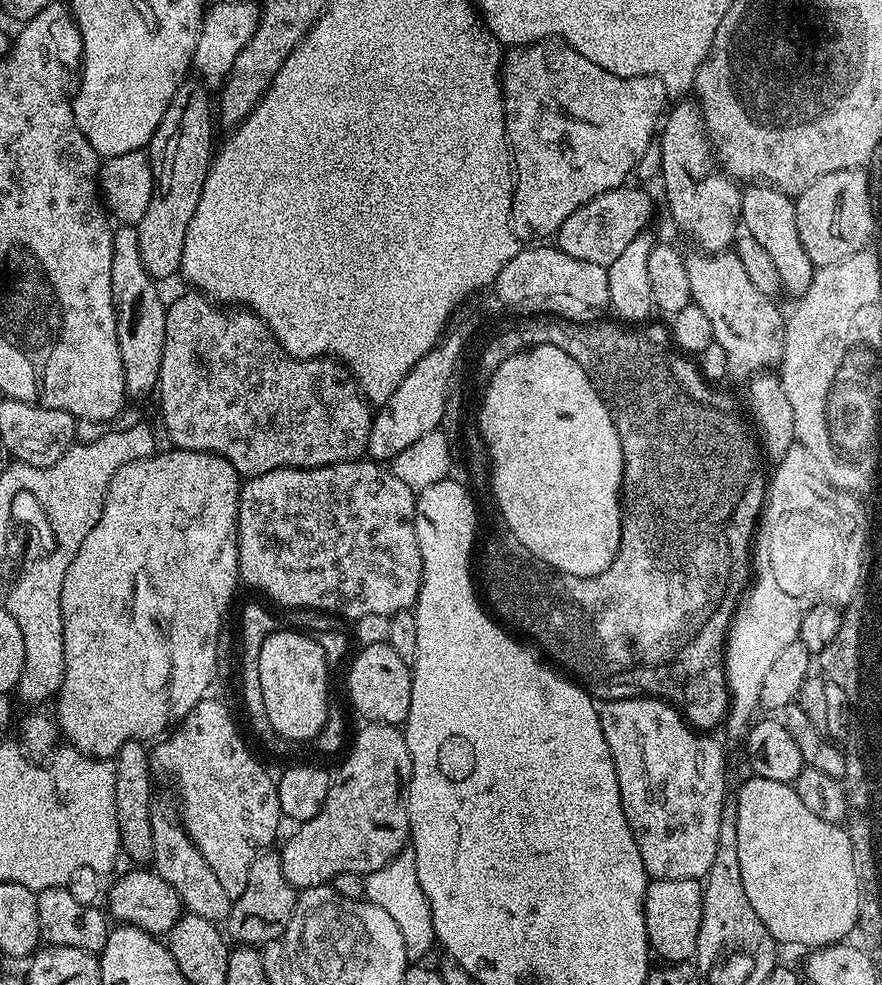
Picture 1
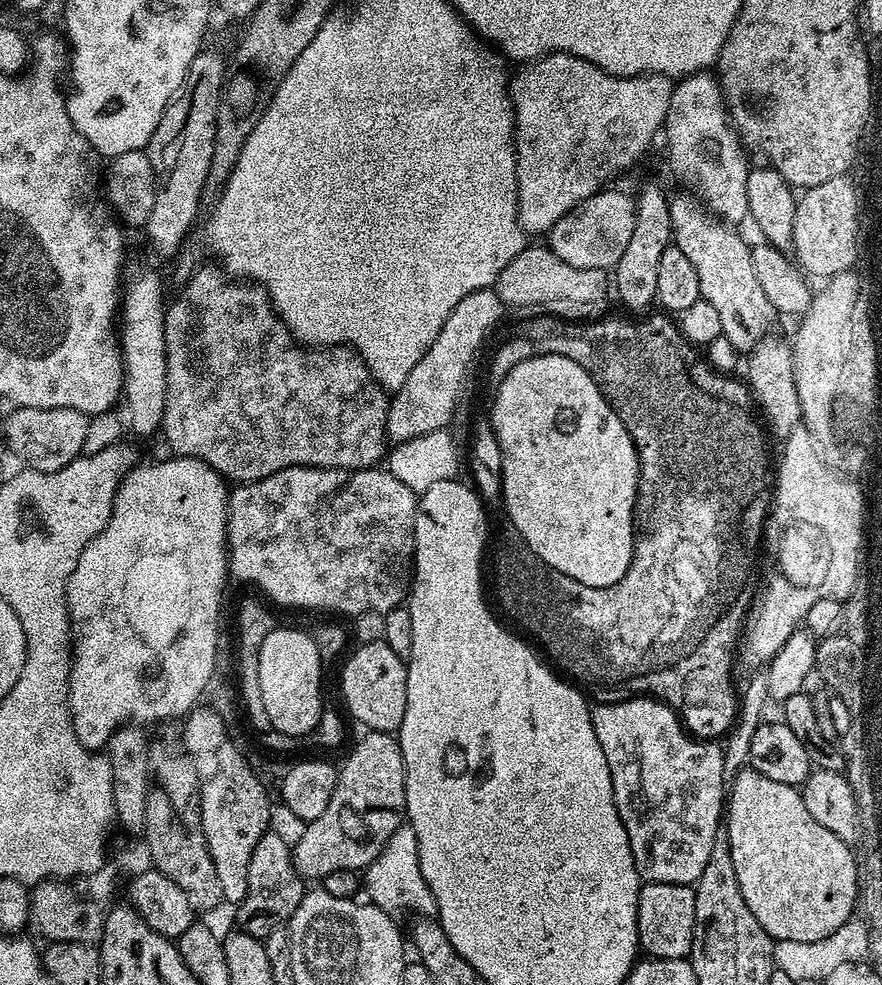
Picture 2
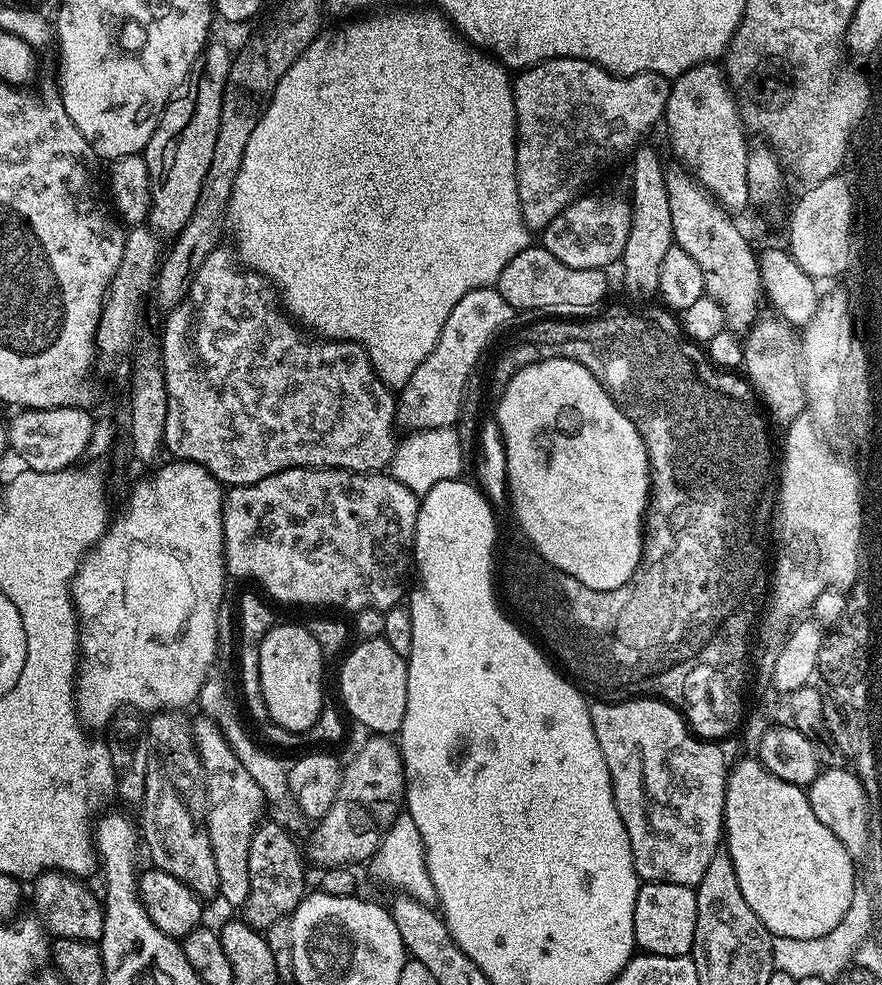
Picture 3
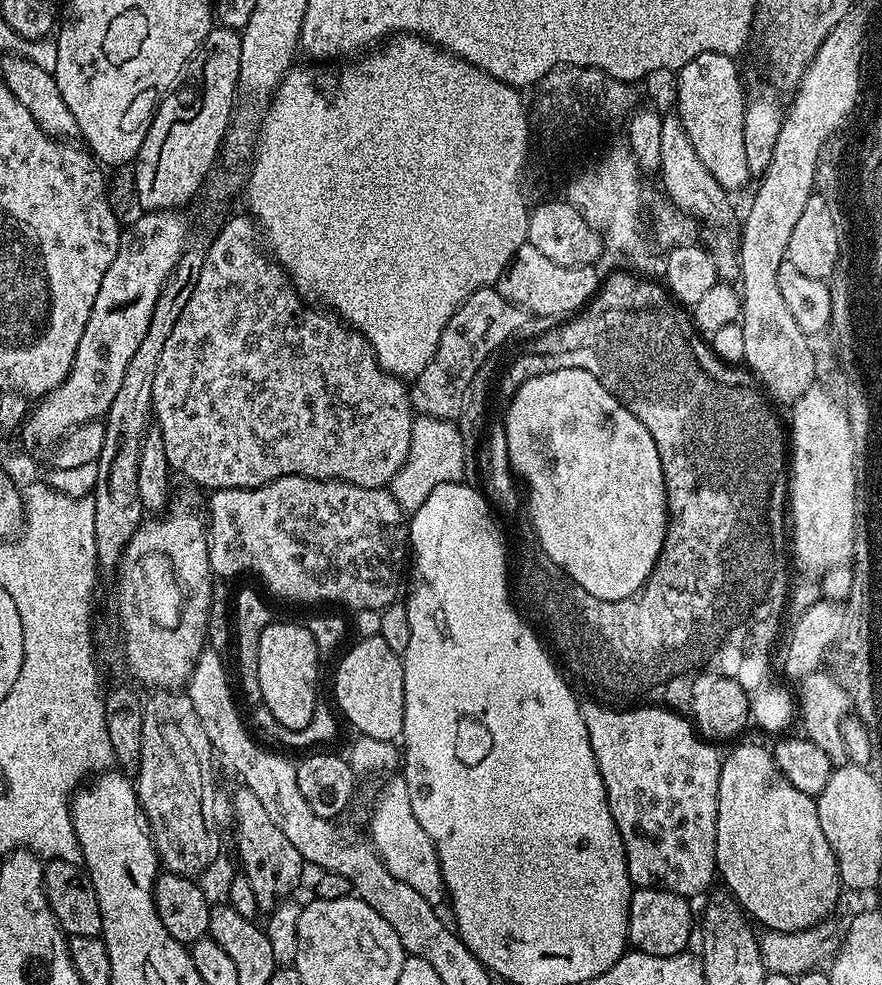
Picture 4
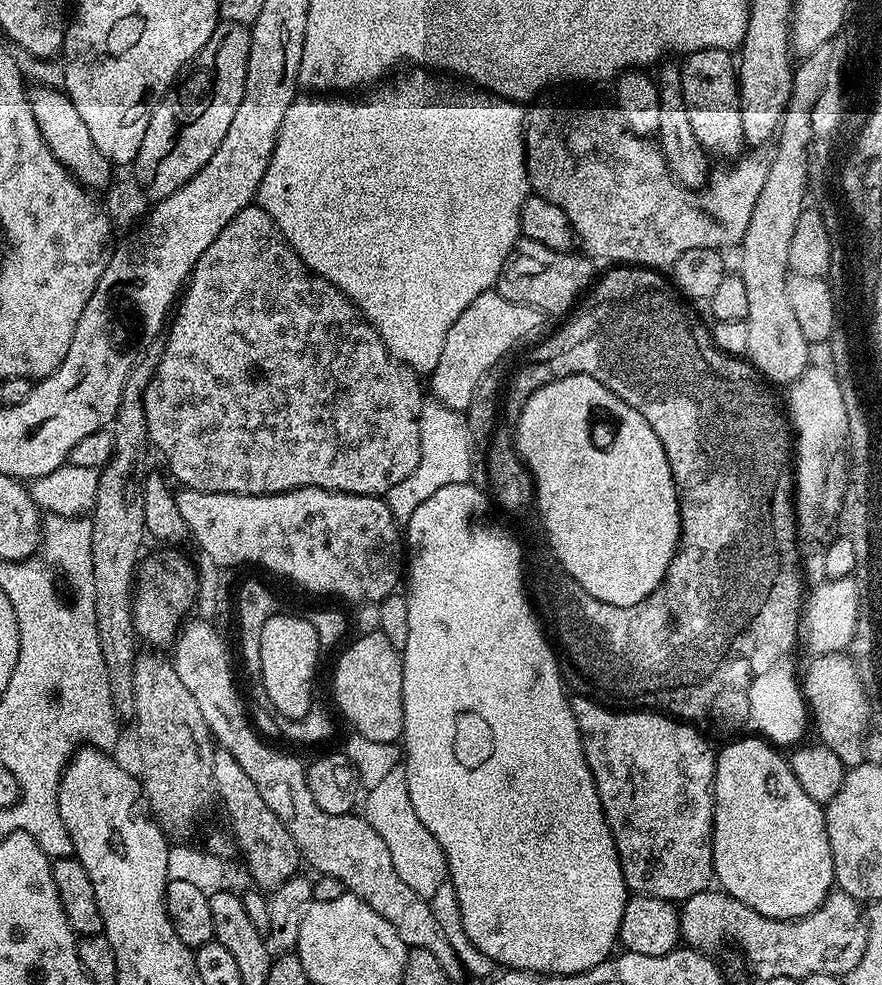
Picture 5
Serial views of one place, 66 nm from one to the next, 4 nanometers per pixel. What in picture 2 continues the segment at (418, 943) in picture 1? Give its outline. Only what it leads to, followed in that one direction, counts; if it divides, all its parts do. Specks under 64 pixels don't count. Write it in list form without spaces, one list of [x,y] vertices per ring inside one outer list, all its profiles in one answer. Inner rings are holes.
[[[405,822],[401,824],[398,830],[394,830],[394,834],[390,834],[390,842],[386,842],[386,846],[380,851],[378,858],[374,858],[374,862],[370,862],[367,868],[363,869],[362,888],[365,893],[368,891],[367,899],[383,912],[389,914],[413,912],[413,917],[416,918],[432,918],[436,916],[436,899],[426,882],[426,878],[422,878],[422,866],[420,865],[420,855],[418,854],[418,838],[414,834],[411,824]]]

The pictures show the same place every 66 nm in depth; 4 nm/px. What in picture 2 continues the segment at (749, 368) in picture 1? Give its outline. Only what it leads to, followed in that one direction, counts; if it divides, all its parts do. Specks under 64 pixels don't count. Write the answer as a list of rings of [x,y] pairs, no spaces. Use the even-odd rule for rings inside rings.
[[[672,196],[668,201],[674,247],[682,250],[686,258],[694,264],[694,274],[698,278],[700,298],[714,306],[722,322],[720,334],[731,342],[736,351],[747,354],[764,336],[769,335],[774,310],[770,298],[762,294],[762,285],[754,274],[752,249],[749,241],[744,241],[736,233],[735,227],[713,216],[695,196]]]

